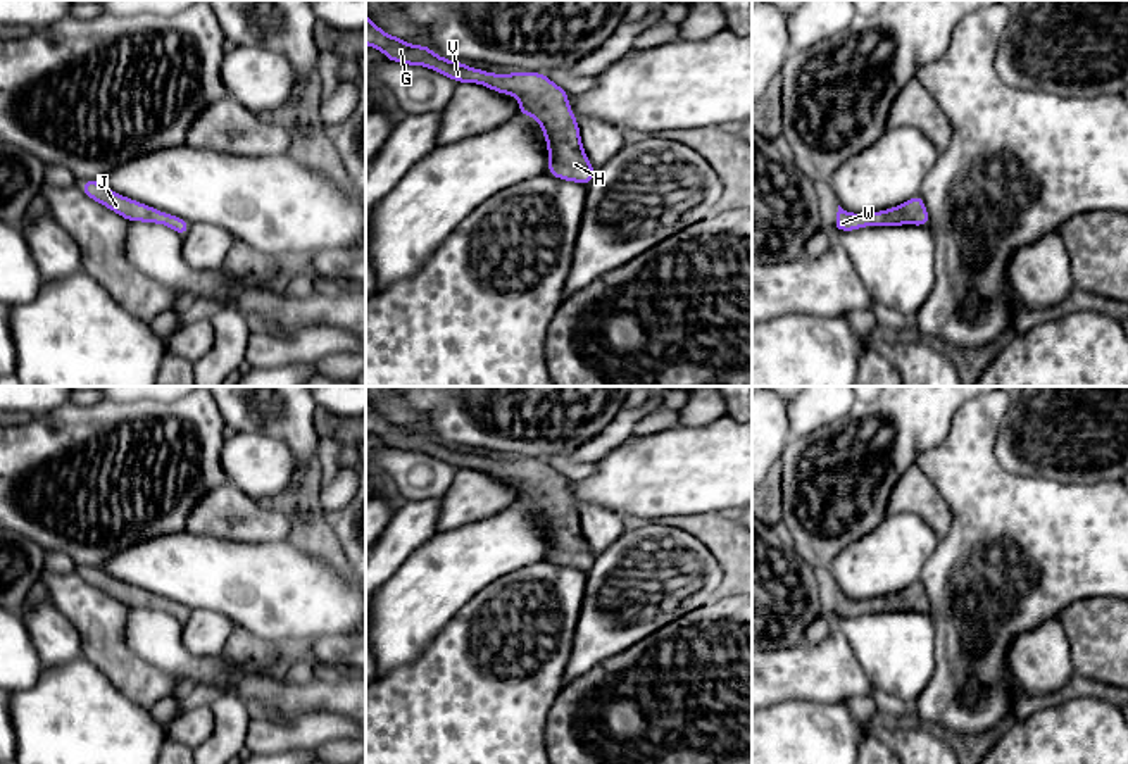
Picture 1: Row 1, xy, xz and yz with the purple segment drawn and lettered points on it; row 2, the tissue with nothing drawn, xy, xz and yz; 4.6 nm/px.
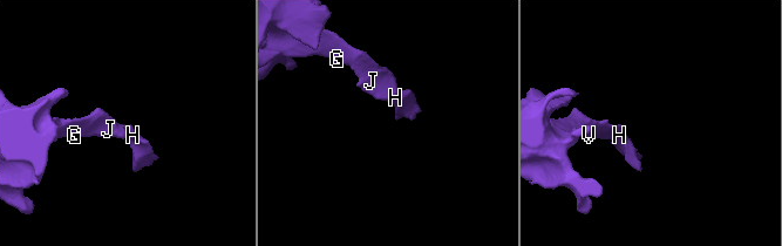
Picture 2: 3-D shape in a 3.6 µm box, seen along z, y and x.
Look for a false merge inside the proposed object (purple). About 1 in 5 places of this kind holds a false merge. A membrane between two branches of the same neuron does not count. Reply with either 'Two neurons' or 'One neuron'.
One neuron

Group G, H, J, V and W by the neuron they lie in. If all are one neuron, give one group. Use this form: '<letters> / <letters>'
G H J V W

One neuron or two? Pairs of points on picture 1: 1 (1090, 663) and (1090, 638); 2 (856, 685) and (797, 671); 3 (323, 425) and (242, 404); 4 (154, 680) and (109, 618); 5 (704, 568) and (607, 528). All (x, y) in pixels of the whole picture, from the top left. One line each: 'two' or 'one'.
1: one
2: one
3: two
4: one
5: two

